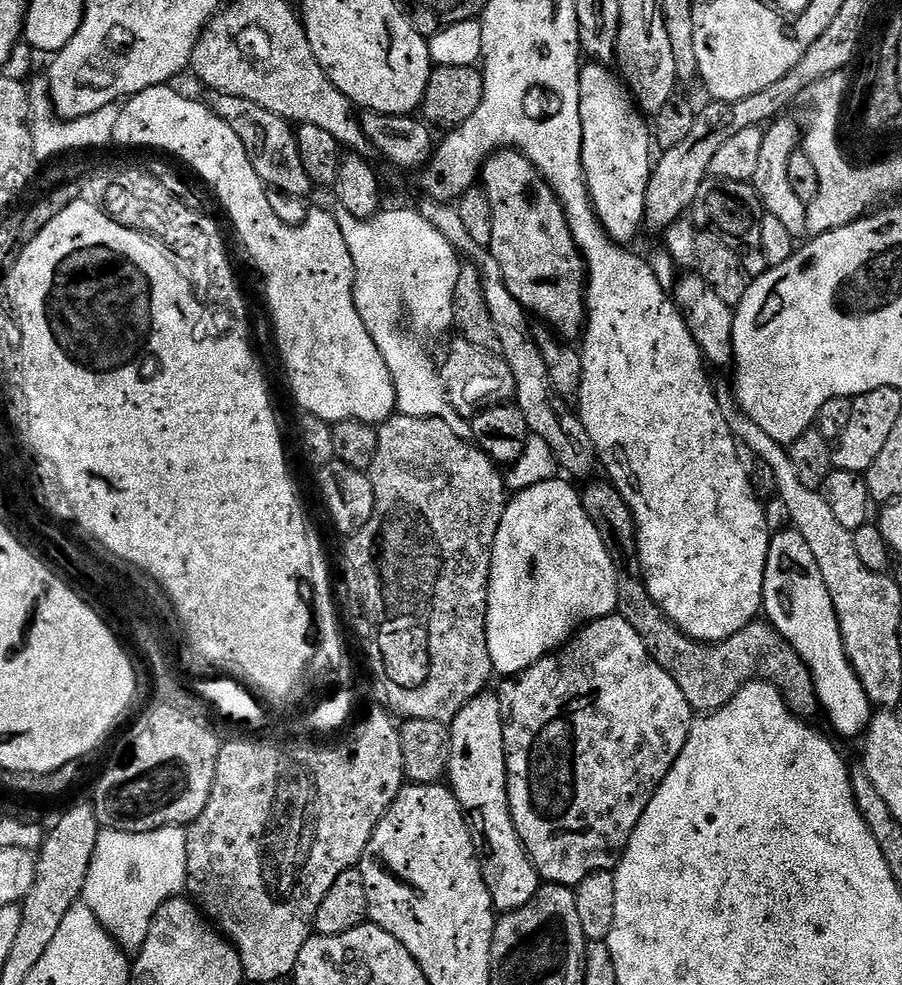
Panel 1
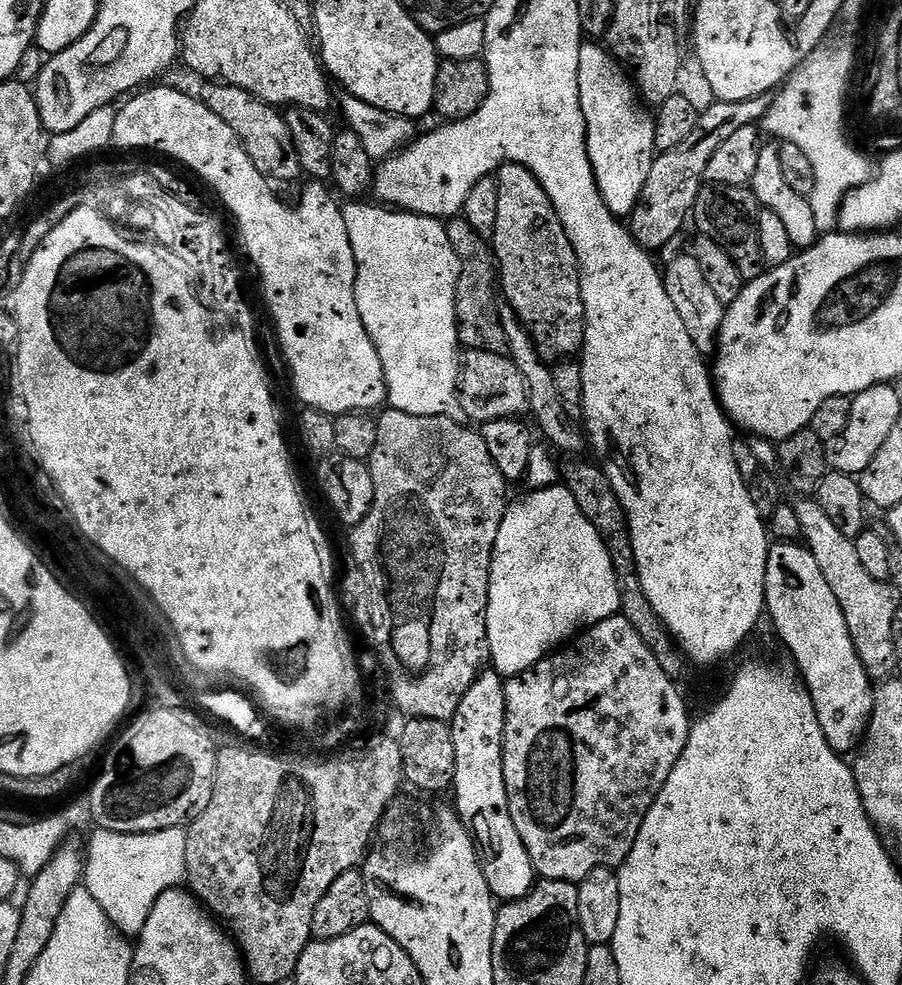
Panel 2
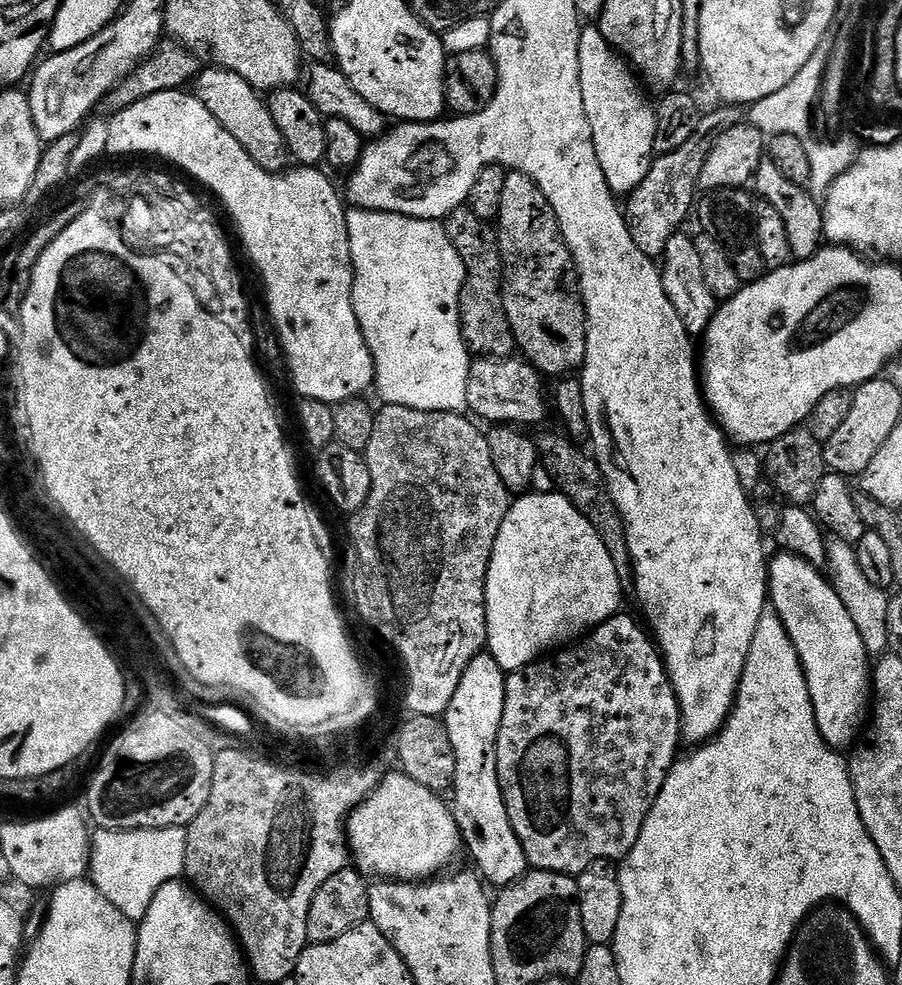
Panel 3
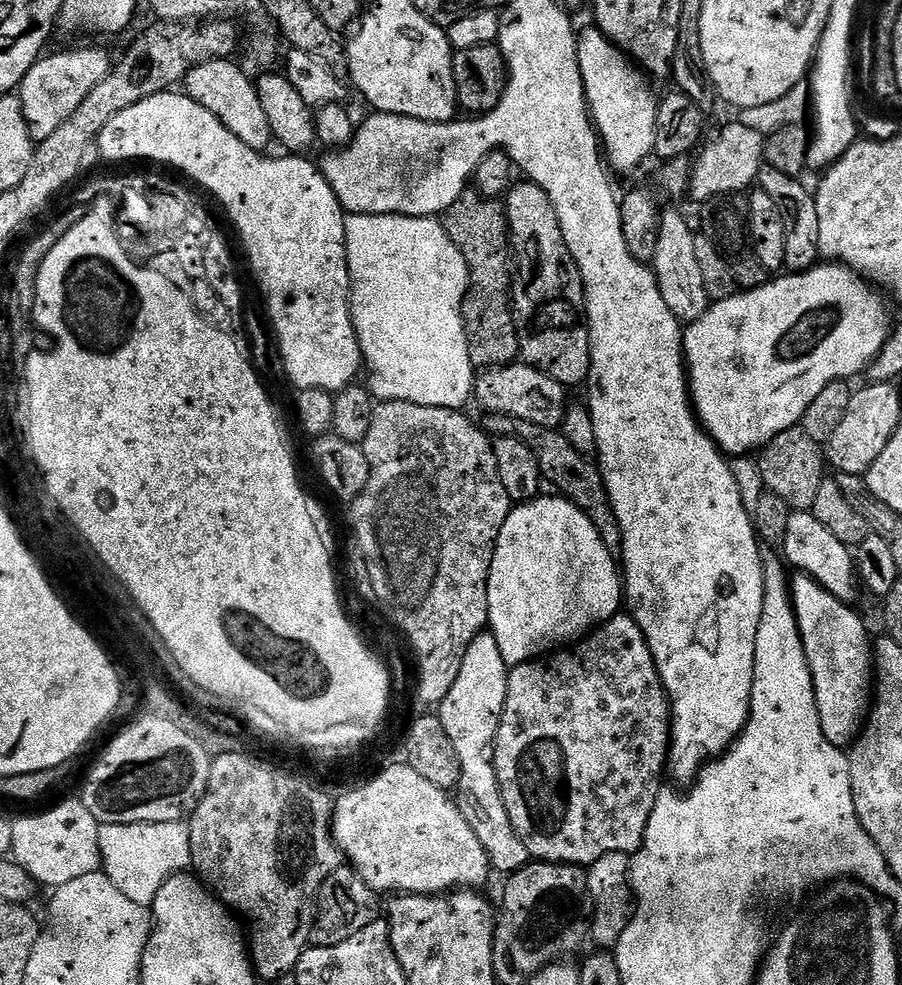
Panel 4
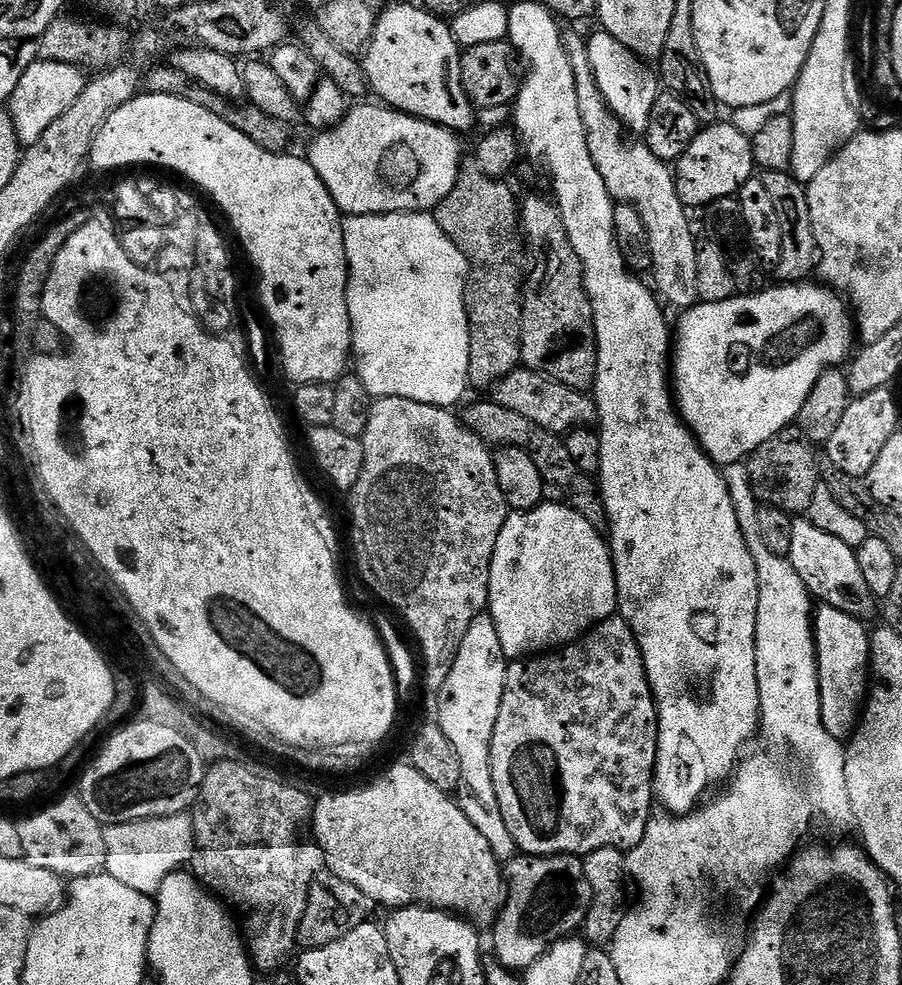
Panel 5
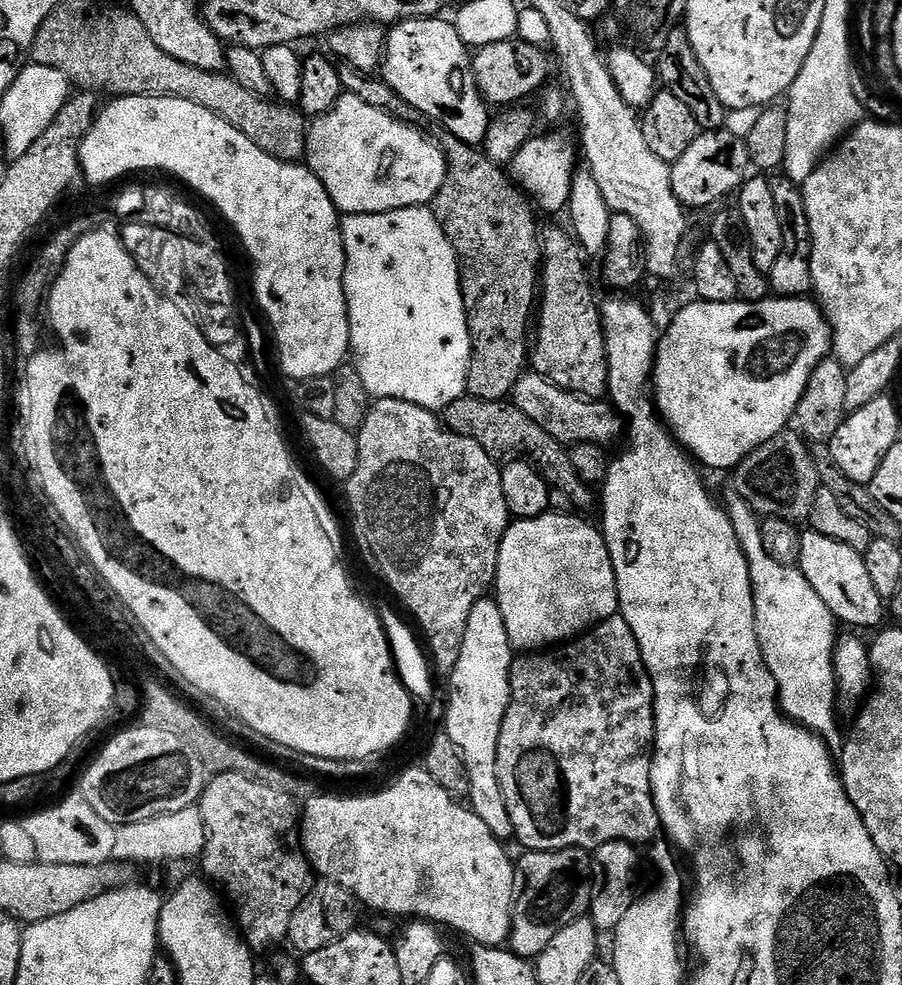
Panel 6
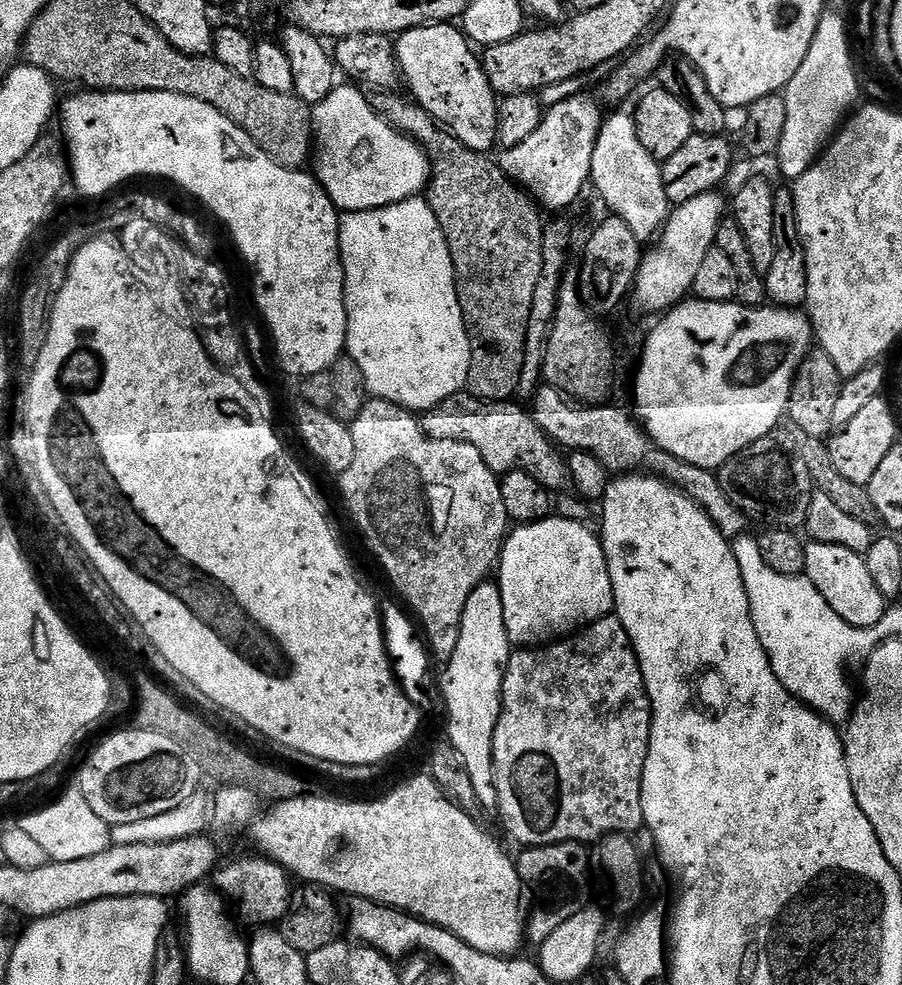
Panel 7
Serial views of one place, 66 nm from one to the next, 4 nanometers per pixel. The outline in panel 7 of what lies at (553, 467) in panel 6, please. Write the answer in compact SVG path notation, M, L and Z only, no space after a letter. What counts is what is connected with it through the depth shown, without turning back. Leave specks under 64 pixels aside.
M465 390L456 395L446 398L438 406L428 409L423 413L422 423L424 433L435 440L453 440L454 442L466 442L482 454L482 462L490 466L490 470L497 474L505 472L525 472L530 474L530 478L538 478L542 486L546 486L549 492L559 494L559 492L569 491L572 488L572 479L568 473L567 459L562 455L561 449L544 433L538 426L531 414L524 412L516 405L516 402L493 402L490 400L479 400L471 392Z

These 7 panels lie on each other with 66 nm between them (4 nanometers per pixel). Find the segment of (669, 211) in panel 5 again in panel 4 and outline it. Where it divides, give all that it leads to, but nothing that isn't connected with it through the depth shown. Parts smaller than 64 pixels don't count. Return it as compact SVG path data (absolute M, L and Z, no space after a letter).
M667 211L661 215L660 228L657 229L656 233L658 234L658 242L656 243L656 253L650 267L656 274L658 290L666 302L666 306L670 306L670 314L674 314L676 319L685 325L693 324L695 320L702 318L702 314L706 314L710 303L706 294L706 286L702 282L702 269L699 268L698 258L694 255L694 238L697 233L678 213Z

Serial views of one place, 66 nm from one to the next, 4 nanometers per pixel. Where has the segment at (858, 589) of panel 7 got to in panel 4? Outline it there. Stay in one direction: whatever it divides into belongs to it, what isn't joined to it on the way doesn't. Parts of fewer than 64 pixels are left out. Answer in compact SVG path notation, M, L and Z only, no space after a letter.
M810 510L789 511L789 521L782 541L782 556L789 565L796 567L797 573L809 576L822 585L831 596L845 602L855 601L856 588L858 592L858 577L853 549L846 547Z

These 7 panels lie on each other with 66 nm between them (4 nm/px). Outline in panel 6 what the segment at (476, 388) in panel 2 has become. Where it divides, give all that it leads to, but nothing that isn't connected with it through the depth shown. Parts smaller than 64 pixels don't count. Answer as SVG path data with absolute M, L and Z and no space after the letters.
M531 370L525 371L524 375L518 378L518 382L512 388L510 403L518 410L522 410L526 418L538 422L538 426L542 426L546 434L550 434L565 446L573 444L609 446L608 444L614 443L619 436L621 439L626 428L620 413L611 403L600 398L589 398L567 392L566 389L558 387L554 382Z

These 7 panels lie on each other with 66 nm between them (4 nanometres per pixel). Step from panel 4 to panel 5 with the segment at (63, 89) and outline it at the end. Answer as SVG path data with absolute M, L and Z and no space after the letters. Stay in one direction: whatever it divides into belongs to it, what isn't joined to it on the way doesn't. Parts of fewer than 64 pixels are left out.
M43 58L31 64L26 74L22 74L10 101L12 121L18 130L21 145L38 142L38 138L42 138L42 134L46 134L46 130L50 130L50 126L54 126L54 122L58 122L58 118L62 118L62 114L70 110L70 106L74 106L78 94L82 94L85 83L85 69Z

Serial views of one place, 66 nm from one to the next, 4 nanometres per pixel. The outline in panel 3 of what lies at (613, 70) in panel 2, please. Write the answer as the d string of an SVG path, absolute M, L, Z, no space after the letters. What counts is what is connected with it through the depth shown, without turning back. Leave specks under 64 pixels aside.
M581 27L578 62L582 102L586 106L598 166L602 168L602 174L606 174L610 191L617 197L627 197L642 182L642 178L646 178L654 159L656 109L651 103L648 105L637 73L616 49L609 46L599 27Z

